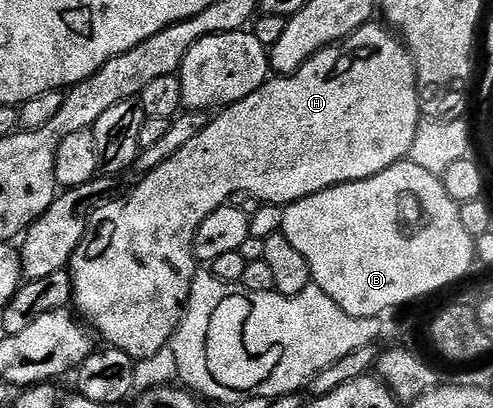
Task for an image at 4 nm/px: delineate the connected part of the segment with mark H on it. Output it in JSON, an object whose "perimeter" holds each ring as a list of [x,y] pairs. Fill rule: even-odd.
{"perimeter":[[[371,23],[360,27],[342,41],[337,41],[335,45],[329,45],[324,51],[312,55],[312,59],[308,59],[308,63],[304,63],[304,67],[300,67],[300,71],[296,71],[292,75],[271,76],[260,88],[252,91],[252,95],[240,99],[235,105],[225,106],[217,115],[211,116],[207,120],[204,131],[200,131],[200,135],[196,135],[196,139],[191,139],[186,146],[180,147],[180,151],[176,151],[176,155],[172,155],[172,159],[168,159],[168,163],[160,163],[160,167],[145,174],[145,177],[139,180],[142,182],[131,193],[129,190],[117,201],[110,201],[90,214],[88,235],[82,240],[80,247],[76,247],[68,266],[70,278],[74,280],[73,304],[78,305],[77,312],[80,314],[81,320],[101,340],[103,337],[106,340],[103,342],[107,346],[122,349],[129,357],[137,359],[156,355],[156,351],[167,348],[173,342],[174,332],[178,330],[178,325],[182,322],[182,314],[186,308],[186,302],[190,300],[190,288],[196,272],[194,256],[196,231],[200,227],[200,223],[204,223],[204,219],[208,219],[208,215],[212,215],[212,211],[216,211],[221,205],[234,199],[237,193],[251,193],[252,196],[259,197],[257,199],[259,202],[285,207],[292,204],[293,201],[299,201],[308,195],[316,195],[334,185],[343,185],[349,181],[363,181],[372,175],[380,175],[380,171],[409,158],[412,139],[416,139],[416,131],[423,116],[422,101],[418,98],[418,76],[414,70],[414,59],[405,44],[382,23]]]}

